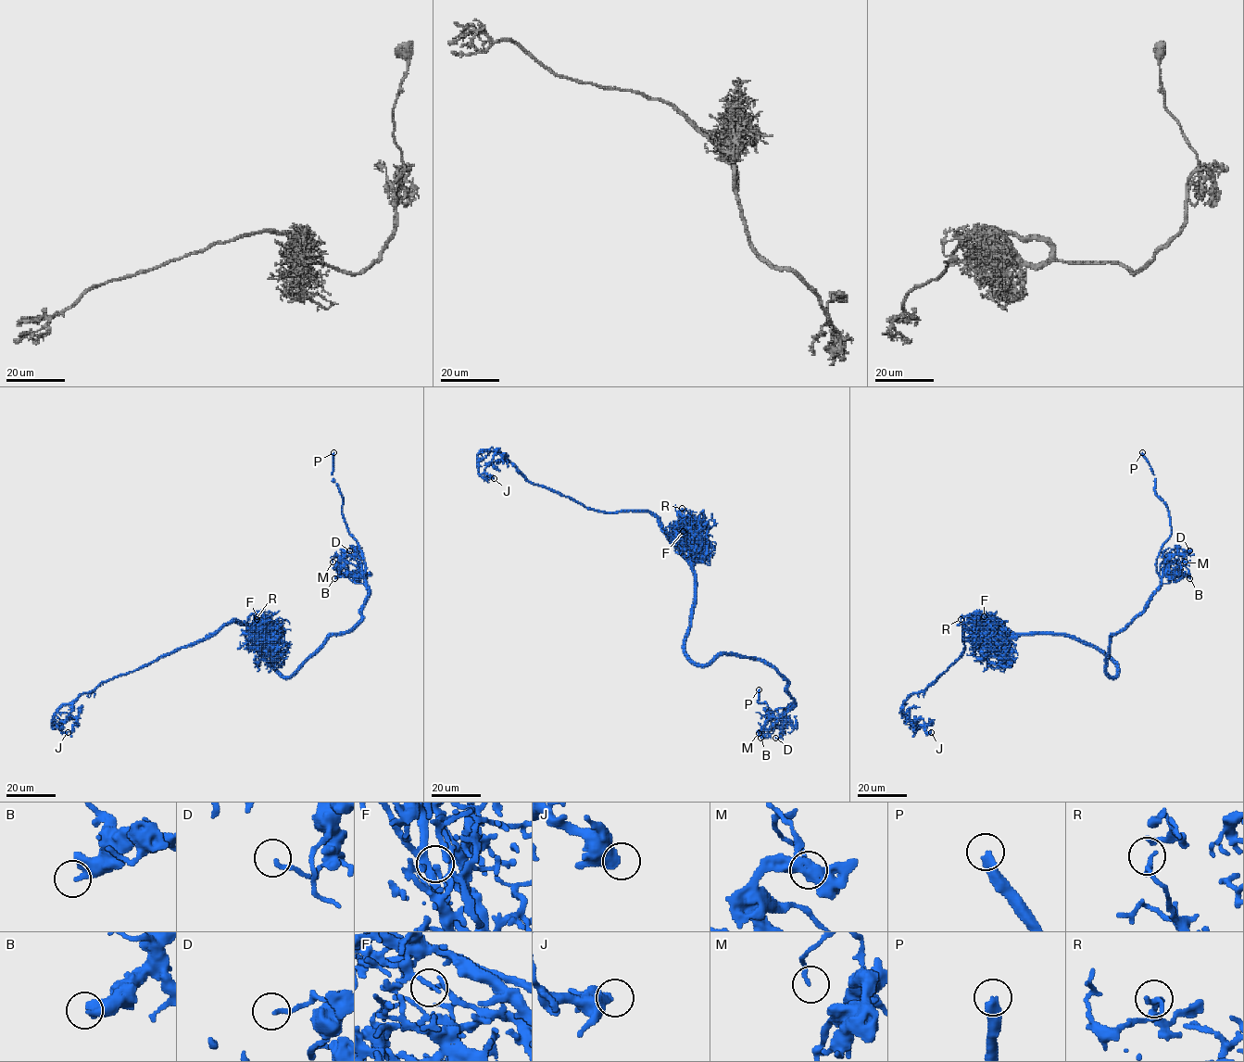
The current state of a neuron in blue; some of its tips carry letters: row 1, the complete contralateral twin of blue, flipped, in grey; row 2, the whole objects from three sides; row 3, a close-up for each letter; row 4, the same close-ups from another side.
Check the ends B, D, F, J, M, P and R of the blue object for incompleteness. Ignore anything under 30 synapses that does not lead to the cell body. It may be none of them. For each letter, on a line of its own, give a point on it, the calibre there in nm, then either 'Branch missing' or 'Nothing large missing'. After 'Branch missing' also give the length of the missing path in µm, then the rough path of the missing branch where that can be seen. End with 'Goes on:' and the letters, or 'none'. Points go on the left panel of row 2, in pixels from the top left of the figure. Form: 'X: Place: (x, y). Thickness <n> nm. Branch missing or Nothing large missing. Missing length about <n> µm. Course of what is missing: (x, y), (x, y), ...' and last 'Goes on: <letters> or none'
B: Place: (334, 578). Thickness 320 nm. Nothing large missing
D: Place: (349, 550). Thickness 170 nm. Nothing large missing
F: Place: (257, 616). Thickness 120 nm. Nothing large missing
J: Place: (68, 732). Thickness 550 nm. Nothing large missing
M: Place: (332, 562). Thickness 150 nm. Nothing large missing
P: Place: (333, 452). Thickness 400 nm. Branch missing. Missing length about 10 µm. Course of what is missing: (333, 452), (342, 436)
R: Place: (257, 619). Thickness 180 nm. Nothing large missing
Goes on: P

